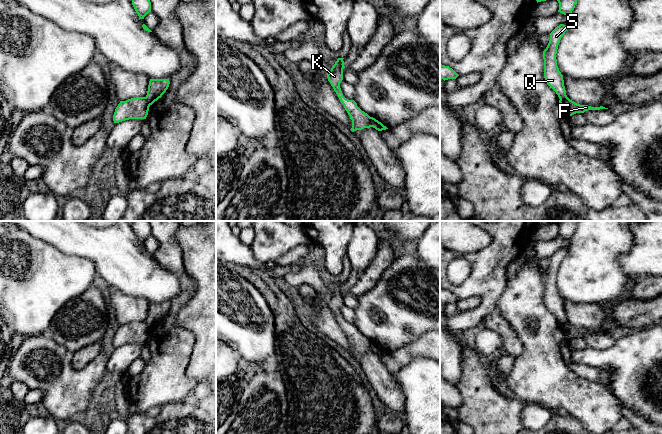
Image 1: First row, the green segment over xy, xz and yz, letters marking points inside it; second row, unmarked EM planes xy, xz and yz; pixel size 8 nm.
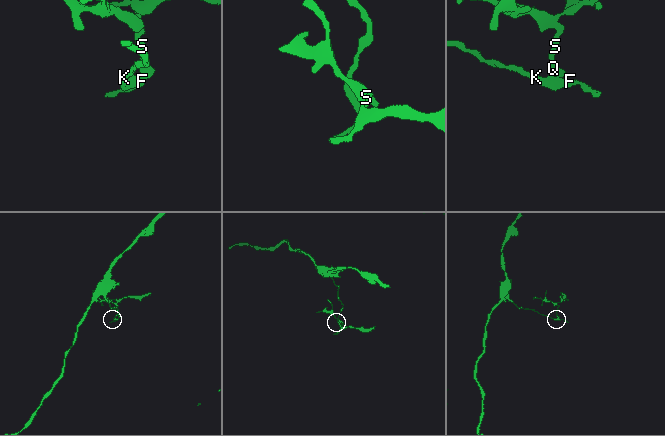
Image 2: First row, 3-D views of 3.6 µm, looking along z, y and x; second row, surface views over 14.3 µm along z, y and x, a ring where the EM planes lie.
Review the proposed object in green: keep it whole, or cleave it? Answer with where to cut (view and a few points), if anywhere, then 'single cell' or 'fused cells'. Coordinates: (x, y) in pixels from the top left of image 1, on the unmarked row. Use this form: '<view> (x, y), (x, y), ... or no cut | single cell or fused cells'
xz (369, 341), (369, 346), (372, 350) | fused cells

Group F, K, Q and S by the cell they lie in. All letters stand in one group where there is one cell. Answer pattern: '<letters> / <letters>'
F K / Q S

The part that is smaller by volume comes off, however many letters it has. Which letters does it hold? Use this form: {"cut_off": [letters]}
{"cut_off": ["Q", "S"]}

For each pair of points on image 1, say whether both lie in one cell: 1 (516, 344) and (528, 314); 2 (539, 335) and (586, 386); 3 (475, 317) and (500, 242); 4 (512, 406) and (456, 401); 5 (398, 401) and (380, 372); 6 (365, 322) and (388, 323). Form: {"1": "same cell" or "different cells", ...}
{"1": "different cells", "2": "same cell", "3": "same cell", "4": "different cells", "5": "same cell", "6": "same cell"}

